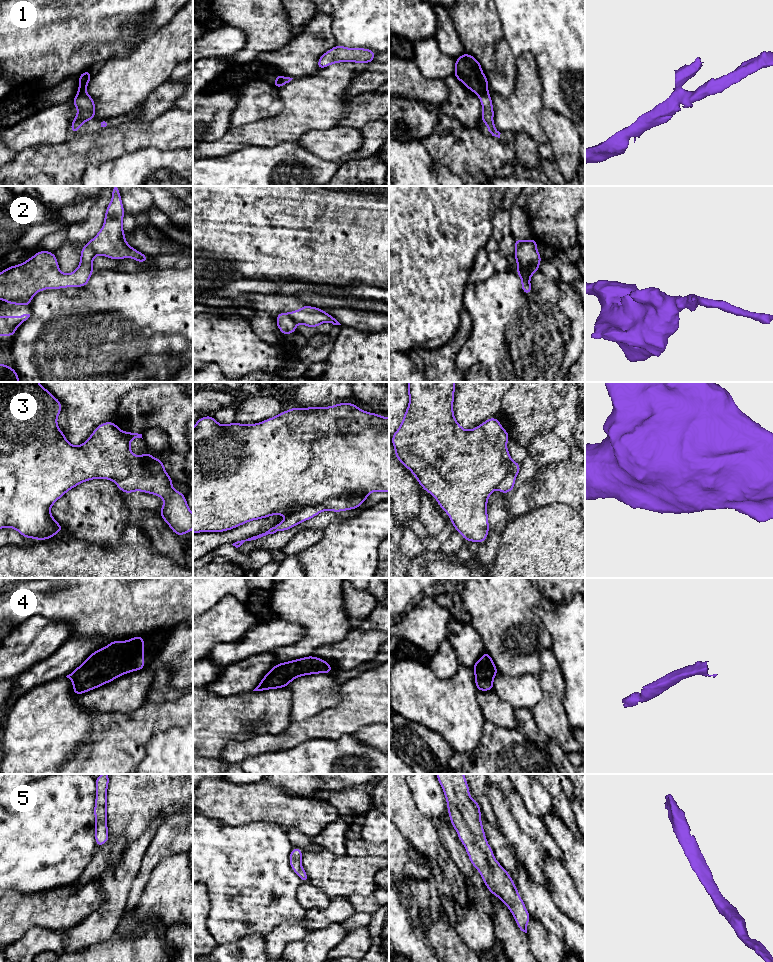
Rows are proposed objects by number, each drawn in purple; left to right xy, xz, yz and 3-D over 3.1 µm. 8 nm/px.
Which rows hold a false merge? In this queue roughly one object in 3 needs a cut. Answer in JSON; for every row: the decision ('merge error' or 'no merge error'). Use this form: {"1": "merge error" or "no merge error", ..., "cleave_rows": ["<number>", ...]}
{"1": "merge error", "2": "merge error", "3": "no merge error", "4": "no merge error", "5": "no merge error", "cleave_rows": ["1", "2"]}

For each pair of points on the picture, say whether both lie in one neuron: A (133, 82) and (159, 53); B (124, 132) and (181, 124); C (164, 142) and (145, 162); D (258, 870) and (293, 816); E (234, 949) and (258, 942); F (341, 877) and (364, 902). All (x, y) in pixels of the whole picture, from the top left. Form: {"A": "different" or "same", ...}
{"A": "same", "B": "same", "C": "different", "D": "different", "E": "same", "F": "different"}

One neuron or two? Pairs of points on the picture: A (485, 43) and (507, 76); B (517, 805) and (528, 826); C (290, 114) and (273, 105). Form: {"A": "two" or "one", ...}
{"A": "two", "B": "one", "C": "two"}

